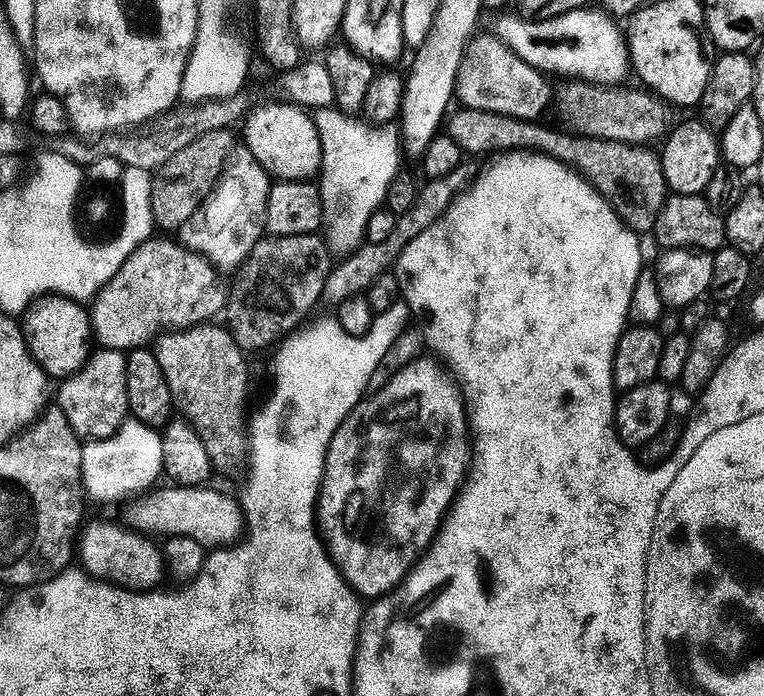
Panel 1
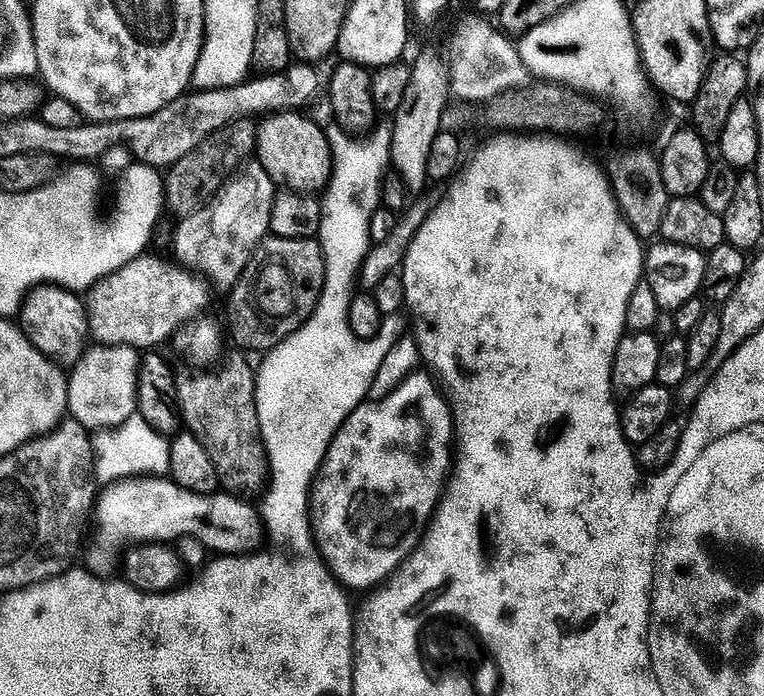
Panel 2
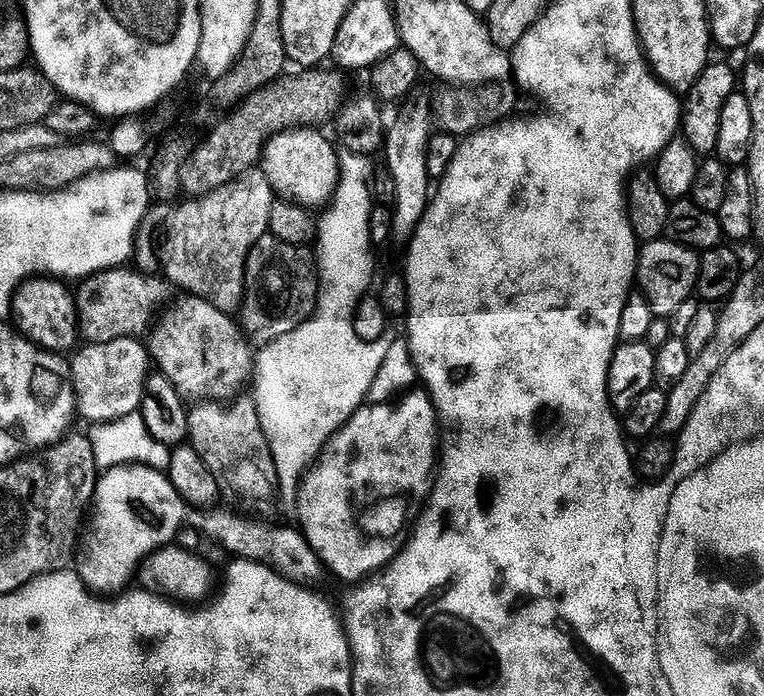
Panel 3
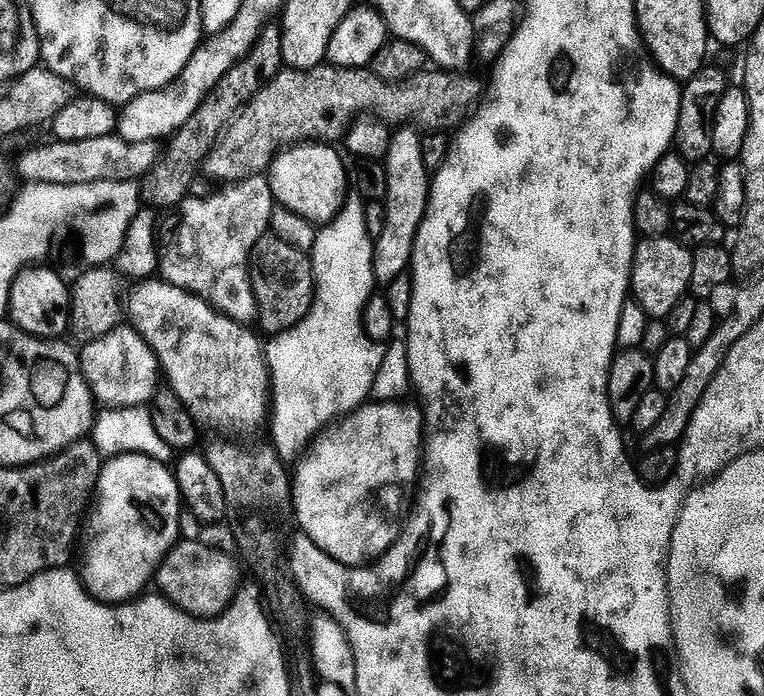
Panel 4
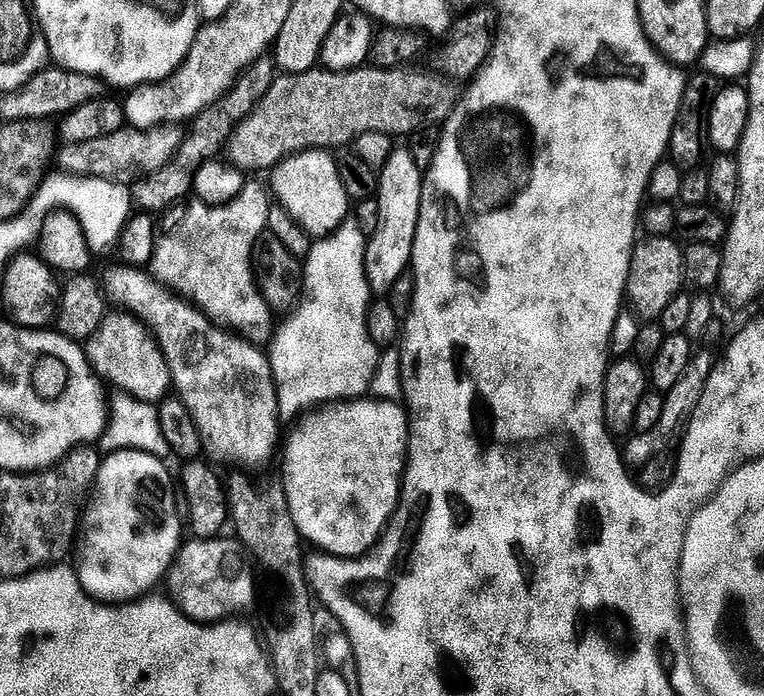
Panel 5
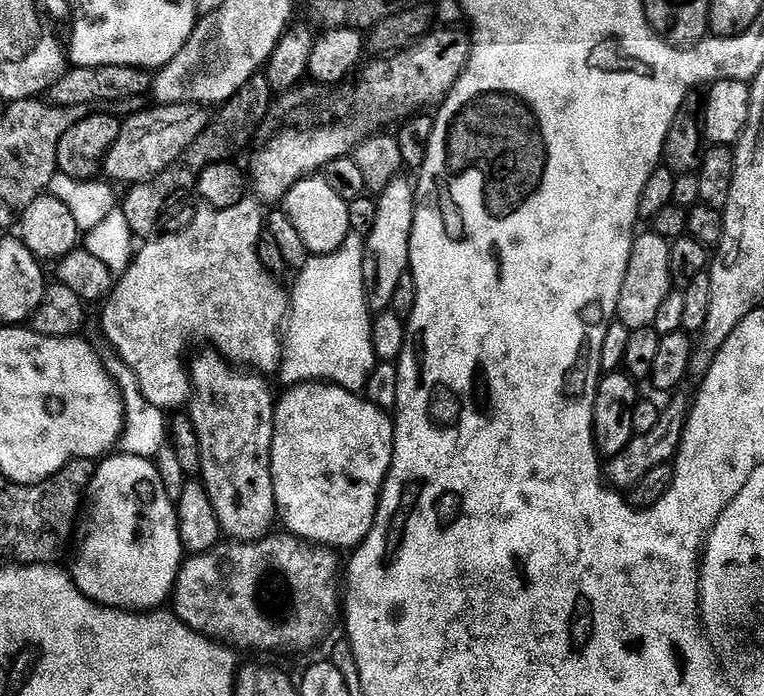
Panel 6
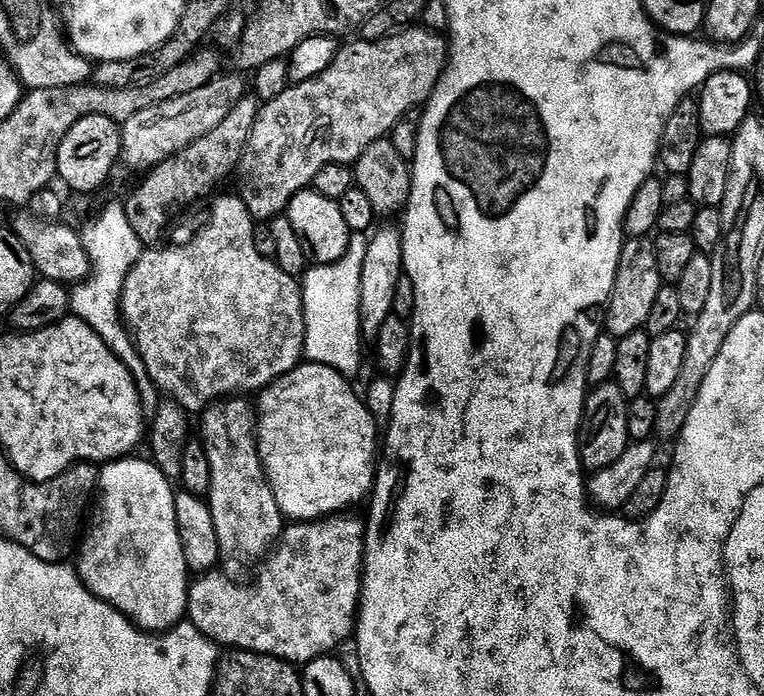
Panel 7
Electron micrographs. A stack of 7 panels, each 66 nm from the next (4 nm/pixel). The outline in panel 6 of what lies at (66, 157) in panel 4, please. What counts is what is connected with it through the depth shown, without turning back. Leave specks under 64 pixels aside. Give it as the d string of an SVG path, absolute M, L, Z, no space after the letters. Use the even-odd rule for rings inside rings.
M191 102L157 105L150 110L138 112L121 123L118 141L104 158L103 171L105 174L107 172L110 176L108 178L115 183L133 184L150 180L180 158L197 140L211 117L205 105Z

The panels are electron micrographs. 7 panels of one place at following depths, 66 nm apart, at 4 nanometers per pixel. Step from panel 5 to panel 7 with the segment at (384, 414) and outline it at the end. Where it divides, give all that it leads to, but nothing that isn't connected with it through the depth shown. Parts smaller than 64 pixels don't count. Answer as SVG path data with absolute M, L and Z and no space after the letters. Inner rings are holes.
M302 362L285 376L269 384L267 388L259 393L258 399L258 443L260 445L260 461L264 463L264 473L268 475L270 486L274 490L274 498L278 502L280 511L292 522L311 522L322 520L333 514L343 513L345 510L352 510L355 504L360 504L368 496L372 483L376 480L376 425L378 420L372 415L368 405L362 402L361 393L358 394L352 389L353 381L343 376L338 370L334 370L325 364L313 364Z

